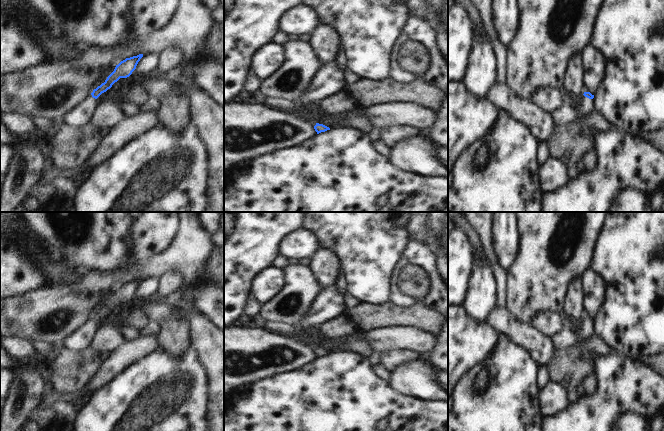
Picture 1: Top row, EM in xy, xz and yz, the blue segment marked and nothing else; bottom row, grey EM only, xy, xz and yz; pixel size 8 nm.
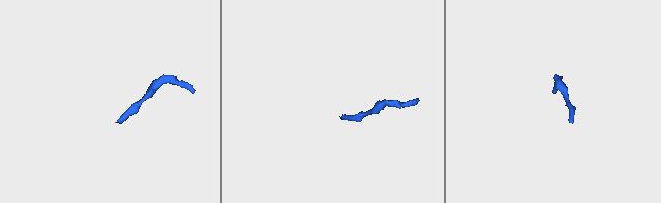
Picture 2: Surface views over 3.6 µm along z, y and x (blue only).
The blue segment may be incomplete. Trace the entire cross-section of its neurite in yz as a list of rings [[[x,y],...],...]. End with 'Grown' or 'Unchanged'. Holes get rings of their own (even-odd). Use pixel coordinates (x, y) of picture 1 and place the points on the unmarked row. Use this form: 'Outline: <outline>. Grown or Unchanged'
Outline: [[[584,316],[584,321],[579,324],[579,328],[574,331],[567,323],[558,334],[552,337],[555,349],[568,349],[570,347],[579,347],[583,340],[596,335],[594,330],[594,319],[590,316]]]. Grown

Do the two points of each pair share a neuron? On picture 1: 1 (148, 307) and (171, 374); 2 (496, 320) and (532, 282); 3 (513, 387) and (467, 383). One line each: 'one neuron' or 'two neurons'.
1: two neurons
2: two neurons
3: one neuron

